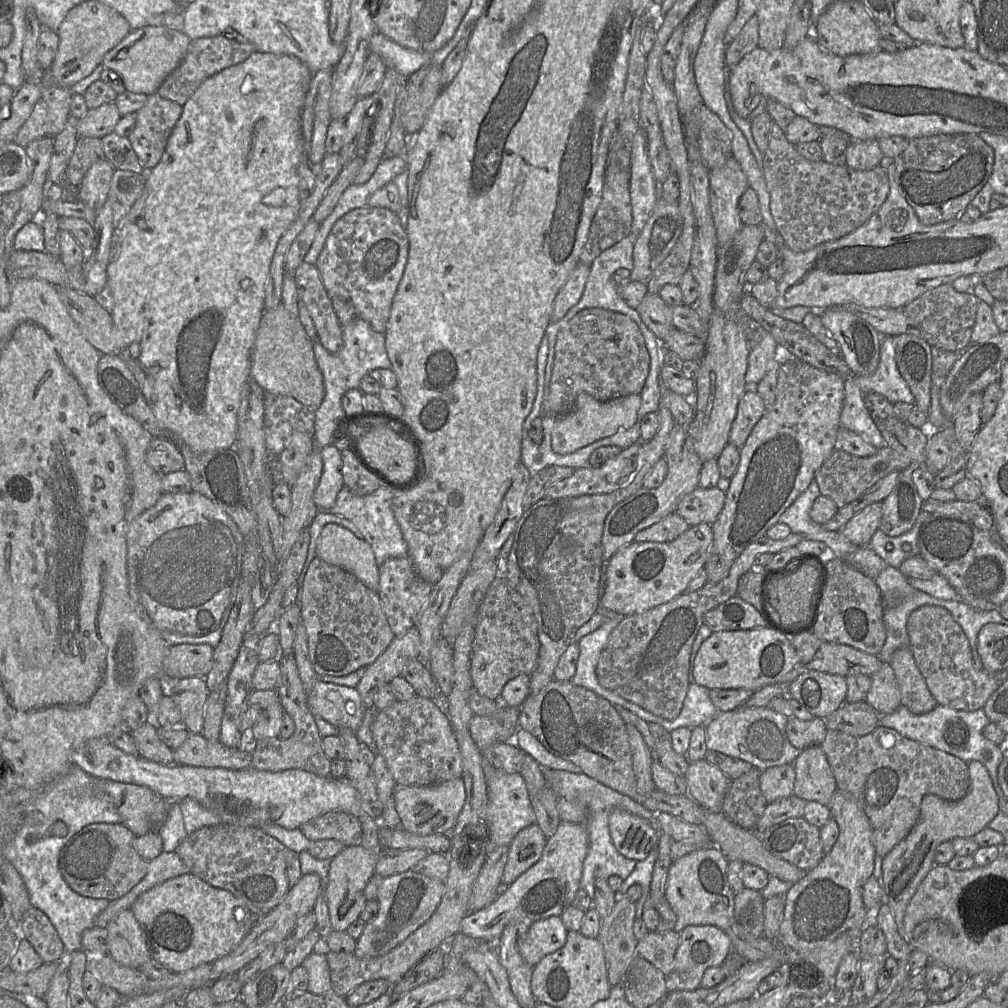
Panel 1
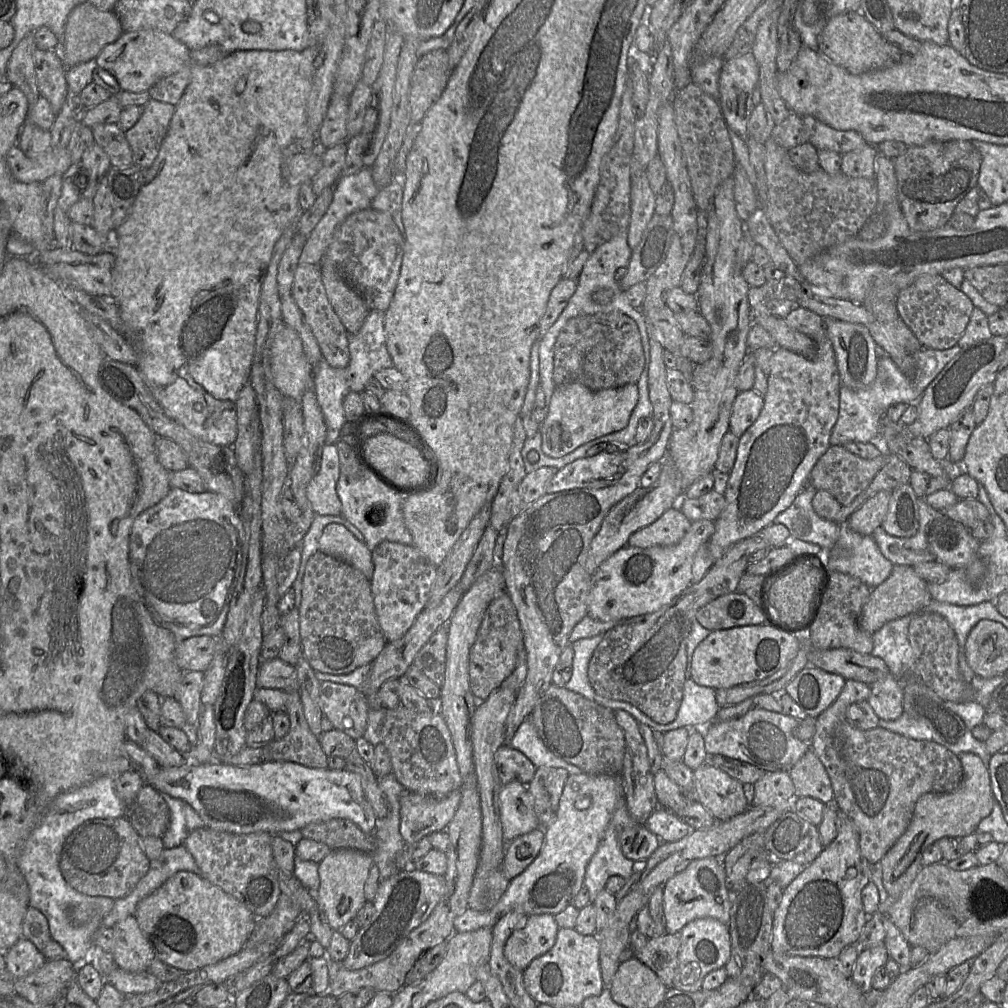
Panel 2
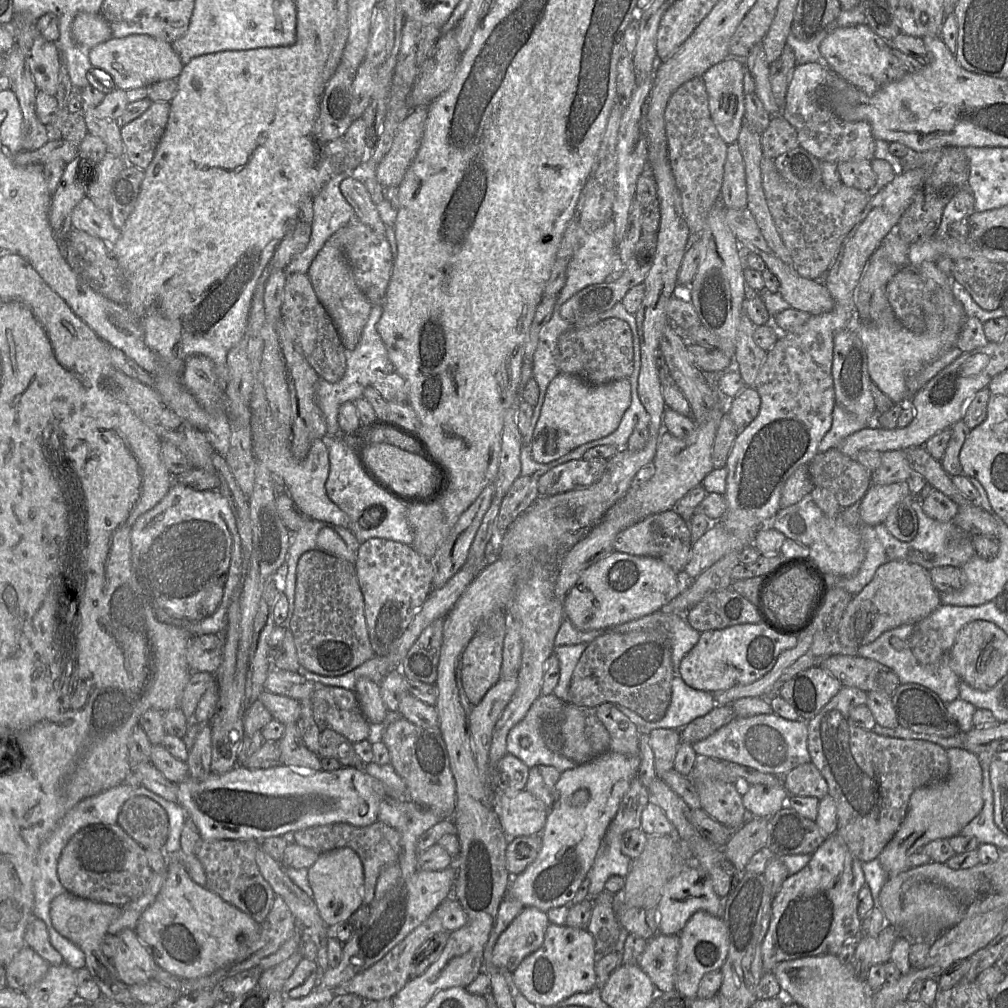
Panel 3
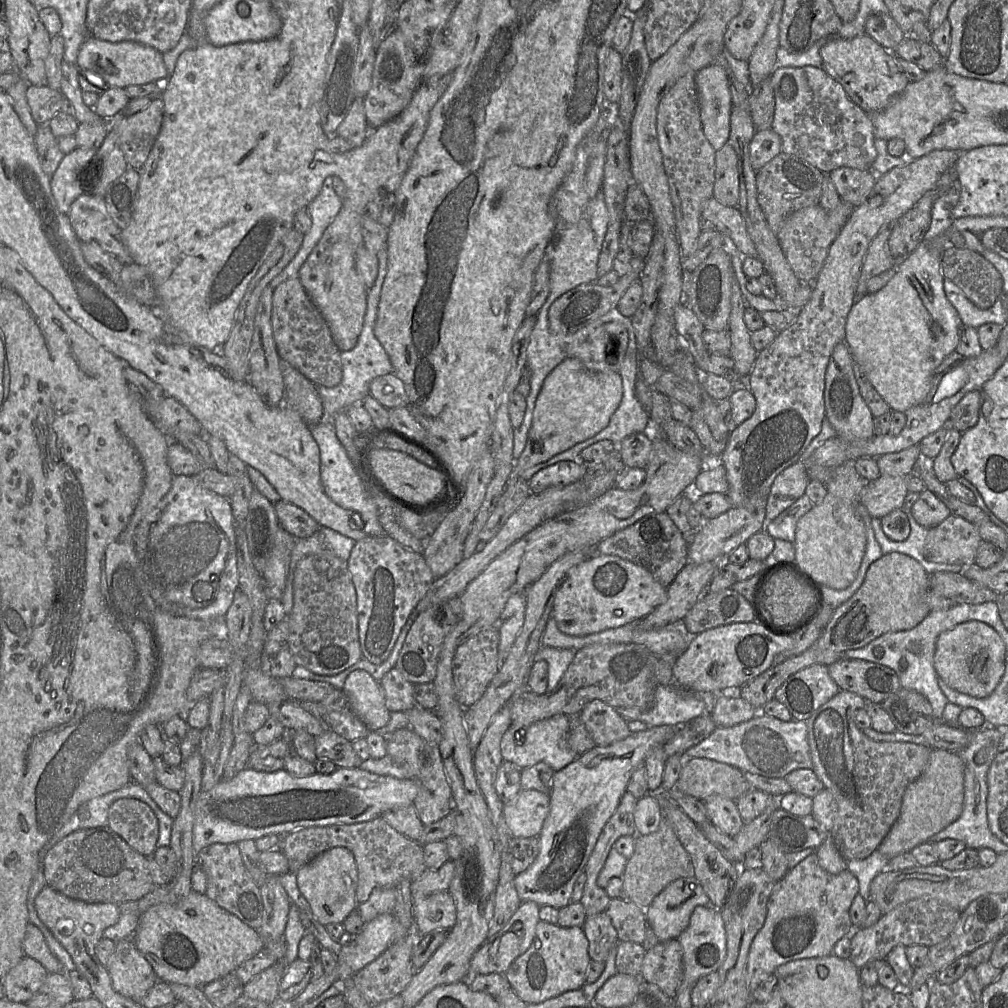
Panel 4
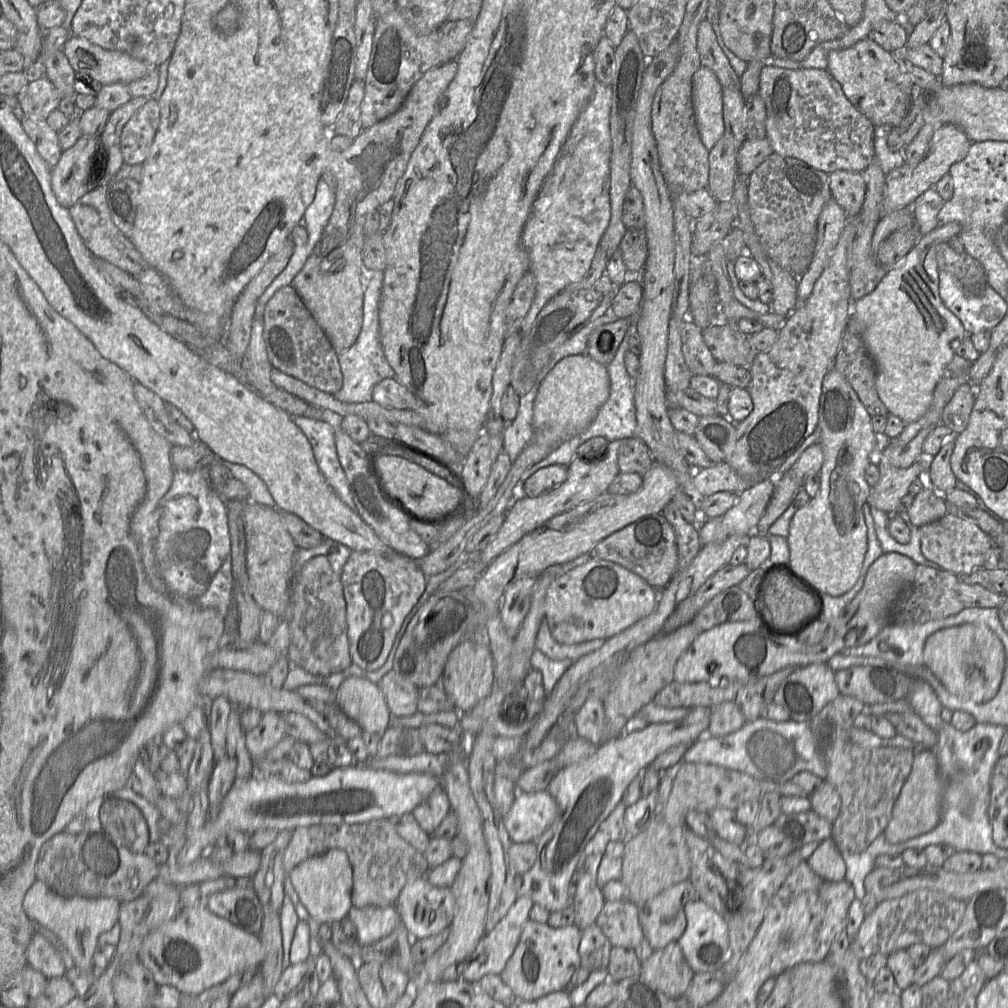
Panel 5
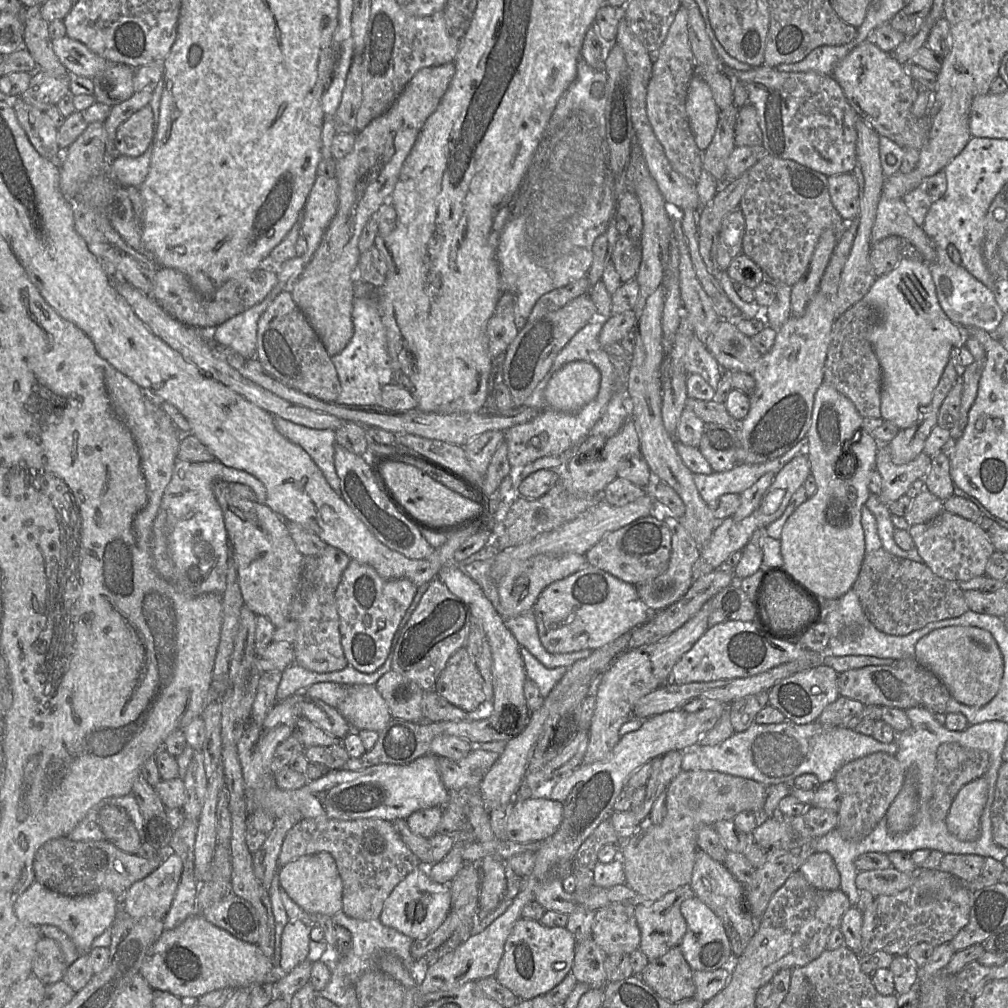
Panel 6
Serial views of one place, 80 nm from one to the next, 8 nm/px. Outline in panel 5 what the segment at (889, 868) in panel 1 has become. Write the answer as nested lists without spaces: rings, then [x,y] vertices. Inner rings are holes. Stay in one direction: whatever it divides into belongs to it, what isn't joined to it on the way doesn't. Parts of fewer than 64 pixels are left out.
[[[917,749],[911,772],[894,804],[891,818],[883,831],[892,844],[902,843],[932,831],[940,821],[942,781],[938,772],[937,758],[930,749]]]

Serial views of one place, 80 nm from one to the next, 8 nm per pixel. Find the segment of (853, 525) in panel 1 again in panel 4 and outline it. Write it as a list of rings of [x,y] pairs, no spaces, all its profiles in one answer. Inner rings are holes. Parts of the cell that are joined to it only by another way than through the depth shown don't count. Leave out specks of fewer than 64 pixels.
[[[883,474],[878,479],[865,482],[860,503],[872,518],[882,519],[893,510],[902,507],[908,494],[909,477]]]

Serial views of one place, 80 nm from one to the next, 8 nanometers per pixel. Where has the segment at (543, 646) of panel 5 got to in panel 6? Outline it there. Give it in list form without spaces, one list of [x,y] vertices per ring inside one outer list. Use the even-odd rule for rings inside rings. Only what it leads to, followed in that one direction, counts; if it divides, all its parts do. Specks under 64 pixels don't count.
[[[532,610],[512,618],[504,618],[506,627],[521,647],[526,648],[535,658],[537,658],[545,667],[555,668],[565,666],[569,668],[578,660],[587,658],[594,650],[584,649],[580,651],[552,654],[542,645],[535,616]]]

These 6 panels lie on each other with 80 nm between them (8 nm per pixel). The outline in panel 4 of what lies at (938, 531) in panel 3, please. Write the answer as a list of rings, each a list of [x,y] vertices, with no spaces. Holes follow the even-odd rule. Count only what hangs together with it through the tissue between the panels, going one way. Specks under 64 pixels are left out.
[[[908,514],[911,532],[904,541],[894,541],[883,531],[880,518],[872,518],[874,535],[878,541],[883,554],[899,552],[908,555],[918,561],[928,574],[935,572],[954,572],[961,573],[967,567],[957,564],[936,563],[926,560],[924,556],[924,545],[928,533],[928,528],[918,524],[911,514]]]

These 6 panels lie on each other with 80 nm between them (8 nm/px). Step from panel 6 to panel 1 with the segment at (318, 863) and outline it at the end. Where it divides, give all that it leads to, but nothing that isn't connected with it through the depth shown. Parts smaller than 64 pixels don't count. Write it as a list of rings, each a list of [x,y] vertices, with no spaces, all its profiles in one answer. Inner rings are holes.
[[[360,845],[345,847],[331,859],[325,895],[333,930],[346,931],[349,925],[359,918],[366,903],[364,890],[369,879],[375,874],[376,860],[376,852]]]

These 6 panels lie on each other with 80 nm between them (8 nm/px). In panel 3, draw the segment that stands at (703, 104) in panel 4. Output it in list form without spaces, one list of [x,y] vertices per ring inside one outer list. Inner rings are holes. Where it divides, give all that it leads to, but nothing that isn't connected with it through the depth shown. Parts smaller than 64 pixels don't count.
[[[728,57],[710,67],[700,78],[705,85],[710,115],[719,135],[727,145],[736,143],[745,114],[743,62],[734,57]]]

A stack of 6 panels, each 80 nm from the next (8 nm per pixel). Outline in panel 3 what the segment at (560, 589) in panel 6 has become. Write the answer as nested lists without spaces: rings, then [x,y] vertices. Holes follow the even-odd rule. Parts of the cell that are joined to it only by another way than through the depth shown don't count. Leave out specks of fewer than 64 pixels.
[[[612,552],[582,572],[564,599],[564,615],[580,631],[611,628],[653,614],[685,591],[692,579],[678,574],[663,561],[650,557]]]

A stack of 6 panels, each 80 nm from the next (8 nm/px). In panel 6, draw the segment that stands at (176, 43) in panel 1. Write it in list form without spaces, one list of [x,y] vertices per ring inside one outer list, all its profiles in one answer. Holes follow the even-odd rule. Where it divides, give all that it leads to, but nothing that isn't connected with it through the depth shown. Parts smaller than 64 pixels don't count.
[[[68,36],[52,40],[52,46],[55,54],[72,76],[84,76],[93,78],[97,73],[103,71],[109,64],[119,64],[119,63],[109,63],[102,57],[96,55],[91,50],[89,50],[83,43],[74,40],[72,38],[69,38]]]

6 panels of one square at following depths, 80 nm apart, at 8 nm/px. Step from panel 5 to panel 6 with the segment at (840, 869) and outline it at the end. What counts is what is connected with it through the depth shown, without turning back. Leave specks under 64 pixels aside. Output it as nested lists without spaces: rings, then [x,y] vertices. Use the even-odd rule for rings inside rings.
[[[814,852],[798,871],[817,889],[836,890],[840,887],[840,873],[832,856],[827,852]]]

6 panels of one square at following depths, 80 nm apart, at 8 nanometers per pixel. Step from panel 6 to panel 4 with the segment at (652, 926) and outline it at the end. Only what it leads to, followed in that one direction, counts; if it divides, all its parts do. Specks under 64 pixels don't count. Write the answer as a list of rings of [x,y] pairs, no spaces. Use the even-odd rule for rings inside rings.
[[[682,877],[667,885],[646,908],[646,920],[659,942],[678,939],[687,928],[697,906],[709,906],[710,900],[694,877]]]

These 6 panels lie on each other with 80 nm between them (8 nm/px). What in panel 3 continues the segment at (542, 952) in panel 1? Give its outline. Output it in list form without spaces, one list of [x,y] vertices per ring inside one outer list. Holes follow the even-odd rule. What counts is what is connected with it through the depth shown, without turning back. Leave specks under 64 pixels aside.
[[[524,907],[498,938],[492,953],[493,965],[513,972],[525,957],[541,947],[549,925],[546,912]]]

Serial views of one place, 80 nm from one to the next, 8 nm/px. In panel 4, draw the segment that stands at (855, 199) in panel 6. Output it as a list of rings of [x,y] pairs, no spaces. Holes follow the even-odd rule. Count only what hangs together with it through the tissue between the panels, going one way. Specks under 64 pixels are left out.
[[[840,167],[829,173],[840,199],[853,206],[860,206],[876,183],[872,170]]]

